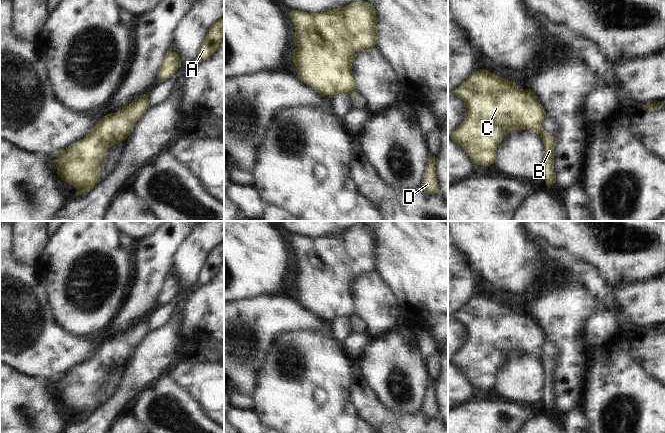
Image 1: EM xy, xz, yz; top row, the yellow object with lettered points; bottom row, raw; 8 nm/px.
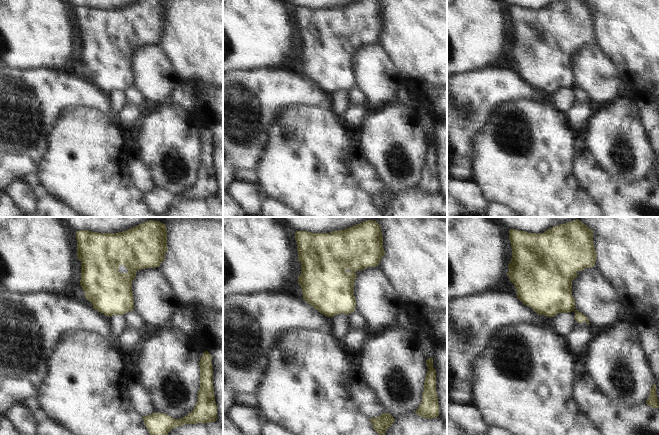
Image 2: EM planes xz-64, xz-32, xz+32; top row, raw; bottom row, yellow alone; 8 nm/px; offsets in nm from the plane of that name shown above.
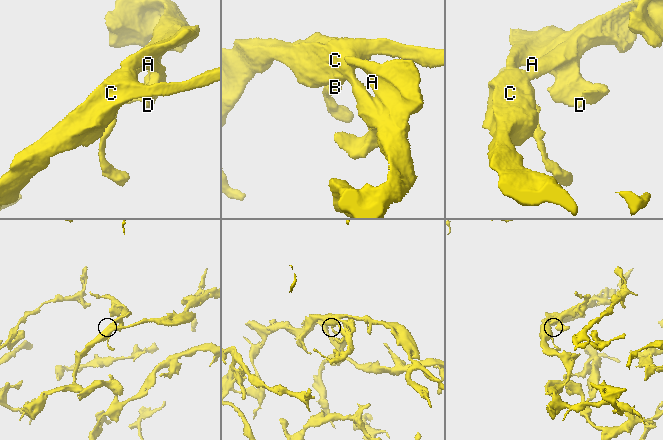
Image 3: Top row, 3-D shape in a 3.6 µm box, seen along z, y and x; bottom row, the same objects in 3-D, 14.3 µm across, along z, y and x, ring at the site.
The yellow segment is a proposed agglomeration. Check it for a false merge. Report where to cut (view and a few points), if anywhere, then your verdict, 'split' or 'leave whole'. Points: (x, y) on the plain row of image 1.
cut in yz along (542, 352), (540, 356); split

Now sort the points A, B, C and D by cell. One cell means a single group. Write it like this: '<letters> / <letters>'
A C D / B

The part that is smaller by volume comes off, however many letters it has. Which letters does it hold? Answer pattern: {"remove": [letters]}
{"remove": ["B"]}

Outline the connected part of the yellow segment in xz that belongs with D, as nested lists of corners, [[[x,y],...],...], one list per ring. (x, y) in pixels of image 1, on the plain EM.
[[[435,378],[426,387],[421,412],[428,418],[439,416],[439,408],[435,396]]]

